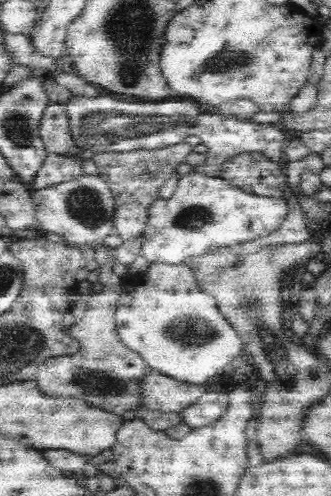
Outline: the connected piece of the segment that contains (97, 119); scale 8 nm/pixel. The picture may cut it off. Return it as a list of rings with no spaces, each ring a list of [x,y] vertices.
[[[73,95],[65,110],[69,119],[71,136],[81,151],[94,153],[124,153],[134,150],[155,150],[178,145],[188,136],[200,136],[204,146],[208,147],[205,164],[223,165],[227,160],[244,153],[260,153],[264,157],[283,163],[284,150],[289,141],[280,129],[266,124],[256,124],[252,120],[223,118],[221,114],[211,112],[201,105],[190,102],[146,102],[137,104],[122,102],[109,96],[86,97]]]

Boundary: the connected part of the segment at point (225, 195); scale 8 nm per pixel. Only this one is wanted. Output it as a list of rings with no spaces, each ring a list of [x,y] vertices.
[[[190,173],[180,177],[170,199],[158,197],[150,206],[141,242],[141,254],[150,263],[179,265],[203,256],[212,248],[236,249],[242,242],[268,236],[286,222],[288,205],[283,197],[256,196],[236,188],[220,177]]]

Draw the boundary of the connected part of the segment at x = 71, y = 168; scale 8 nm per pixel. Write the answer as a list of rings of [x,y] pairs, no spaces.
[[[48,153],[42,166],[38,169],[32,186],[33,190],[78,180],[83,175],[81,159],[80,155],[78,160],[75,160],[74,157]]]

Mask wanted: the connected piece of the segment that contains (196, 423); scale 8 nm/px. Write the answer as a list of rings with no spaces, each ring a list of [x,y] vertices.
[[[204,393],[194,404],[179,412],[183,420],[182,425],[195,429],[216,422],[226,412],[228,402],[229,394]]]

